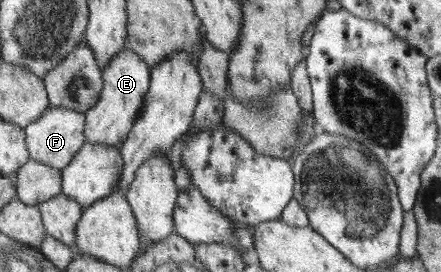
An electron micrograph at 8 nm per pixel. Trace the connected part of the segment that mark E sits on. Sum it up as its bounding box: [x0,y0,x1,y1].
[85,44,153,148]

